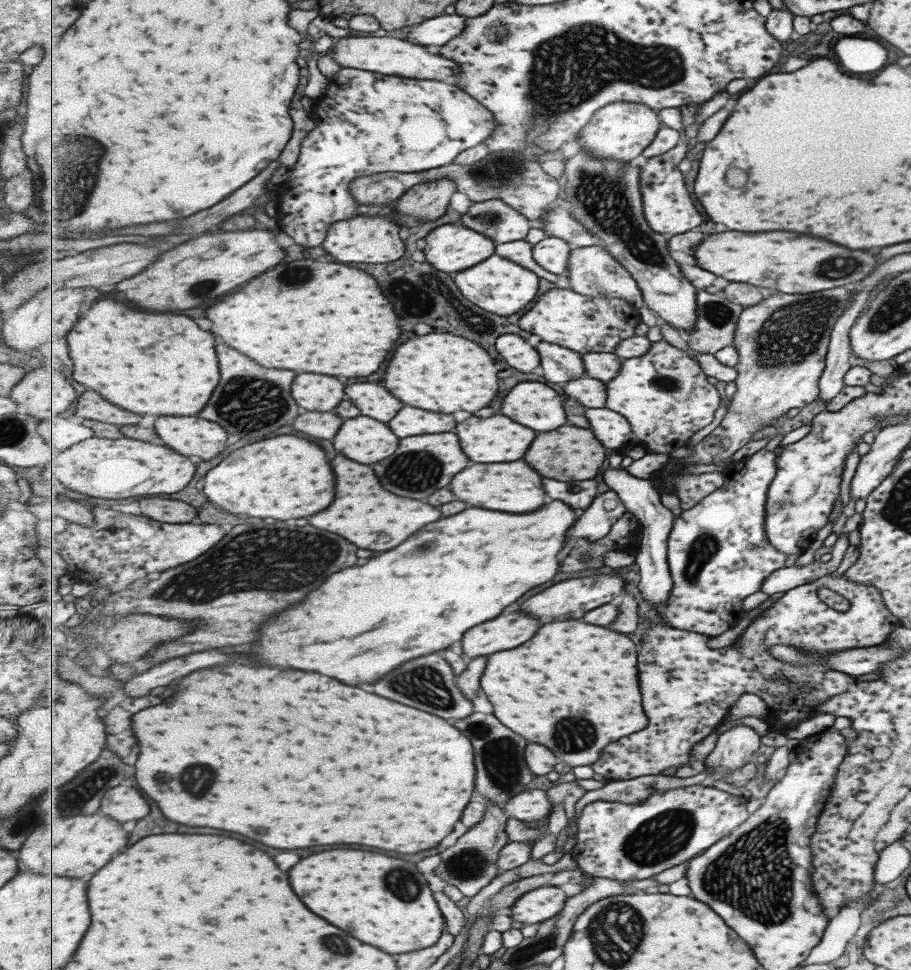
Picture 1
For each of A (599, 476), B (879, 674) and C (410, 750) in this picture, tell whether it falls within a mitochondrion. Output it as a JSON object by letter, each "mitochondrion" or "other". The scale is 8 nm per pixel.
{"A":"other","B":"other","C":"other"}

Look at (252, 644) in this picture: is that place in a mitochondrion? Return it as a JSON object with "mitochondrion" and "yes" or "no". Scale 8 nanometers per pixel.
{"mitochondrion":"no"}

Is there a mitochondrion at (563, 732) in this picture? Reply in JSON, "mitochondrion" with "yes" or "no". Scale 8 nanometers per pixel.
{"mitochondrion":"yes"}

